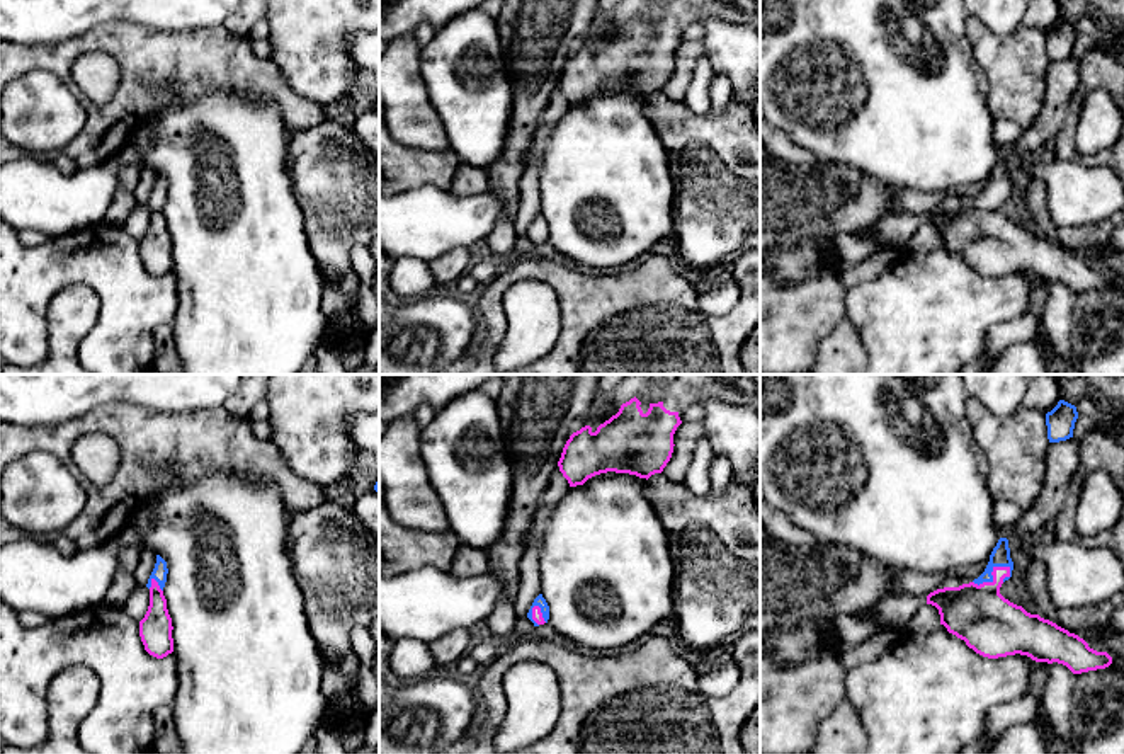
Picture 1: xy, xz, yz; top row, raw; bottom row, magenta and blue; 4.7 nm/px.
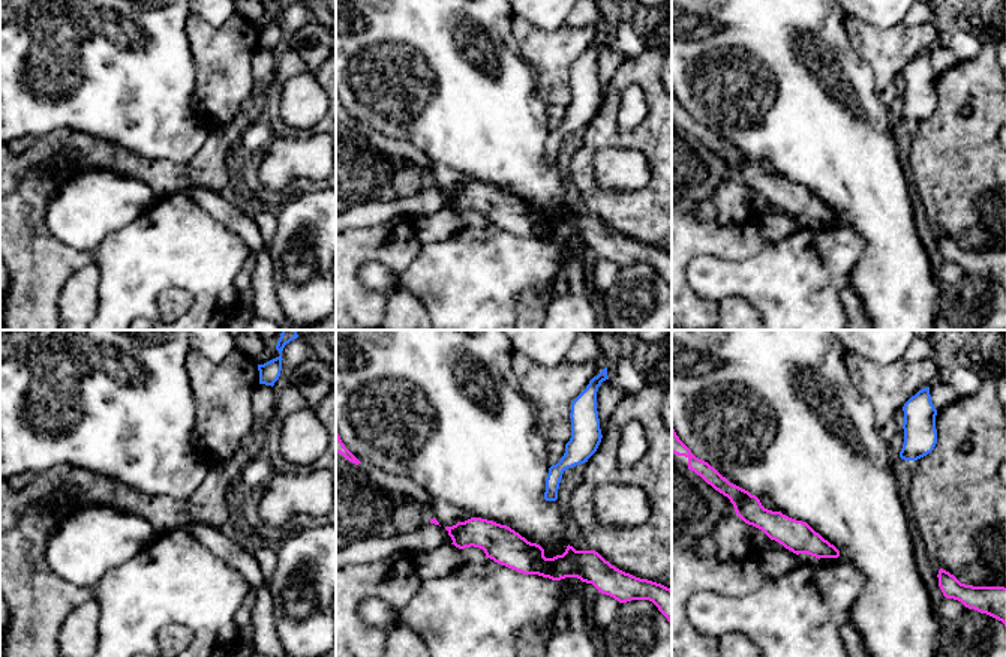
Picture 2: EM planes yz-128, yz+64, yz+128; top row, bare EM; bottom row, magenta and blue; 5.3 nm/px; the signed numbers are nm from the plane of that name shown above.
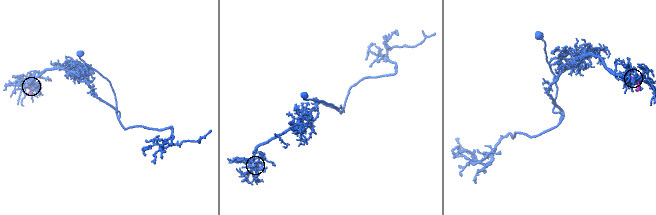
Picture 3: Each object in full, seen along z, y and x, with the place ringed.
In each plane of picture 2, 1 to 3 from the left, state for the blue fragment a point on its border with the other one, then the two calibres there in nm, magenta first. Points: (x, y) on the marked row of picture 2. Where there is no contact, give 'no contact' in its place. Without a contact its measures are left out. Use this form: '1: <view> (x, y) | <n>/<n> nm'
1: no contact
2: no contact
3: no contact

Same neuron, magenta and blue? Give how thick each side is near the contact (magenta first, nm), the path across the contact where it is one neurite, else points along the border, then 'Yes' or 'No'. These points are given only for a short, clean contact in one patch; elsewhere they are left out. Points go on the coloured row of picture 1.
Thickness 280 nm (magenta) against 100 nm. No

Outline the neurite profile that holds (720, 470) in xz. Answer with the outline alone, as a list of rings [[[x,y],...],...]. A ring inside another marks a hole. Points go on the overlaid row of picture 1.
[[[714,454],[709,465],[709,477],[711,477],[711,492],[712,494],[723,492],[733,478],[733,468],[729,460],[723,454]]]

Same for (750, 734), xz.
[[[760,705],[745,722],[740,732],[740,742],[743,754],[760,754]]]

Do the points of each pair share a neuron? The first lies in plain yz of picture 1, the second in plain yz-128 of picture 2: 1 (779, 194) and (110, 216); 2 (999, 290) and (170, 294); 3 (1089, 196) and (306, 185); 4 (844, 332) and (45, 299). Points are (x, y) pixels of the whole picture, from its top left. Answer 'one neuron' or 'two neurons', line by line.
1: two neurons
2: two neurons
3: two neurons
4: two neurons

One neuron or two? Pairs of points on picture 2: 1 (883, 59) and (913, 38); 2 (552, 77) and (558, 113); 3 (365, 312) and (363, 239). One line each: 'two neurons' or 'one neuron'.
1: one neuron
2: two neurons
3: one neuron

